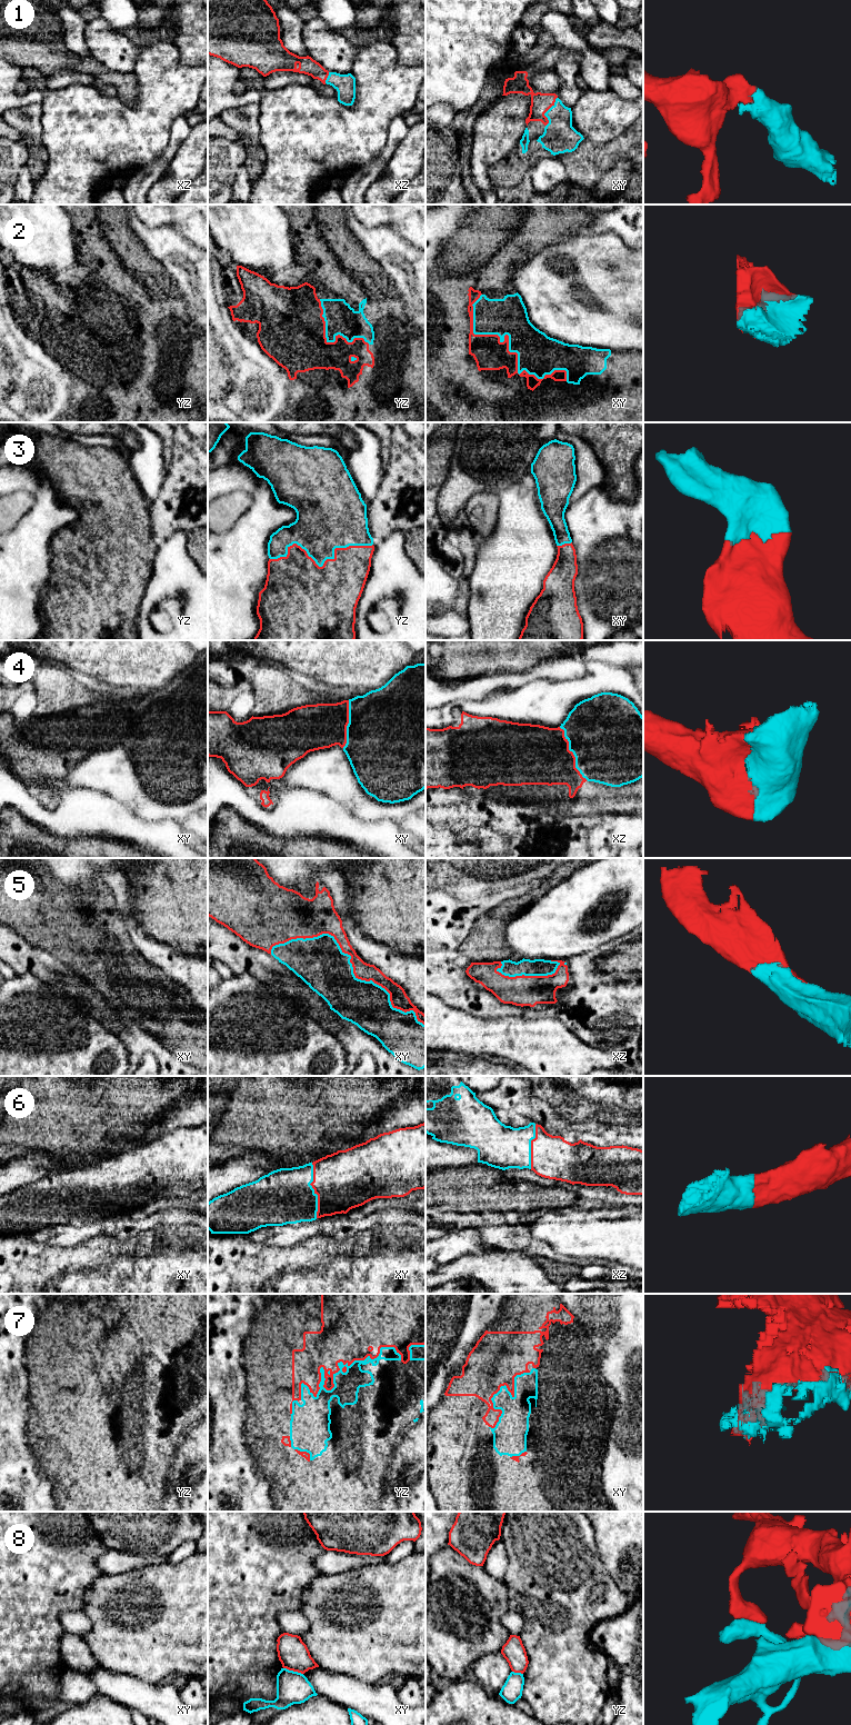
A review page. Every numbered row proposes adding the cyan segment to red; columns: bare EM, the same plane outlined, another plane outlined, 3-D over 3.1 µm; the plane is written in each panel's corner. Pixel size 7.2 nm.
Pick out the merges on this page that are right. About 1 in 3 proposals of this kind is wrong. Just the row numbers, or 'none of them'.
1, 2, 3, 4, 5, 6, 7

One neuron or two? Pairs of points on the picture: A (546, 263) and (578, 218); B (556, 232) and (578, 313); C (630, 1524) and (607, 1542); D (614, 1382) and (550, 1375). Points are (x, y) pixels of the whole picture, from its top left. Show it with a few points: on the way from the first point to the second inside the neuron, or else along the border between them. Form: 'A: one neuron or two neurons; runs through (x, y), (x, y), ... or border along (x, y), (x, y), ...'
A: two neurons; border along (576, 232), (557, 242), (547, 245), (539, 252)
B: two neurons; border along (576, 232), (557, 242), (547, 245), (534, 253)
C: one neuron; runs through (624, 1529), (612, 1541)
D: two neurons; border along (601, 1358), (601, 1376), (611, 1388), (616, 1404)

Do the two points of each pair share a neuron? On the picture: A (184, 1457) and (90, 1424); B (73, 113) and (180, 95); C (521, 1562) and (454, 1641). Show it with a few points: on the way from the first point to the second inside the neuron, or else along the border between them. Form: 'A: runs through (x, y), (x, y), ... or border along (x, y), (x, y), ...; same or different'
A: border along (178, 1453), (174, 1458); different
B: runs through (100, 113), (149, 113), (153, 109); same
C: border along (502, 1581), (507, 1587), (509, 1607); different

